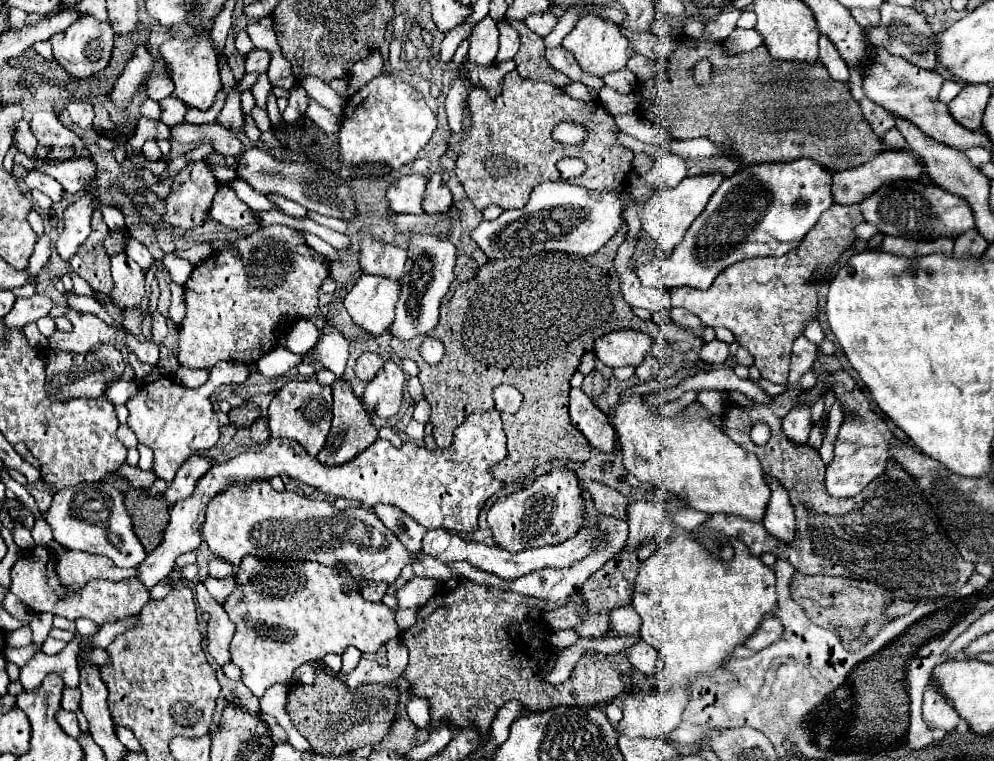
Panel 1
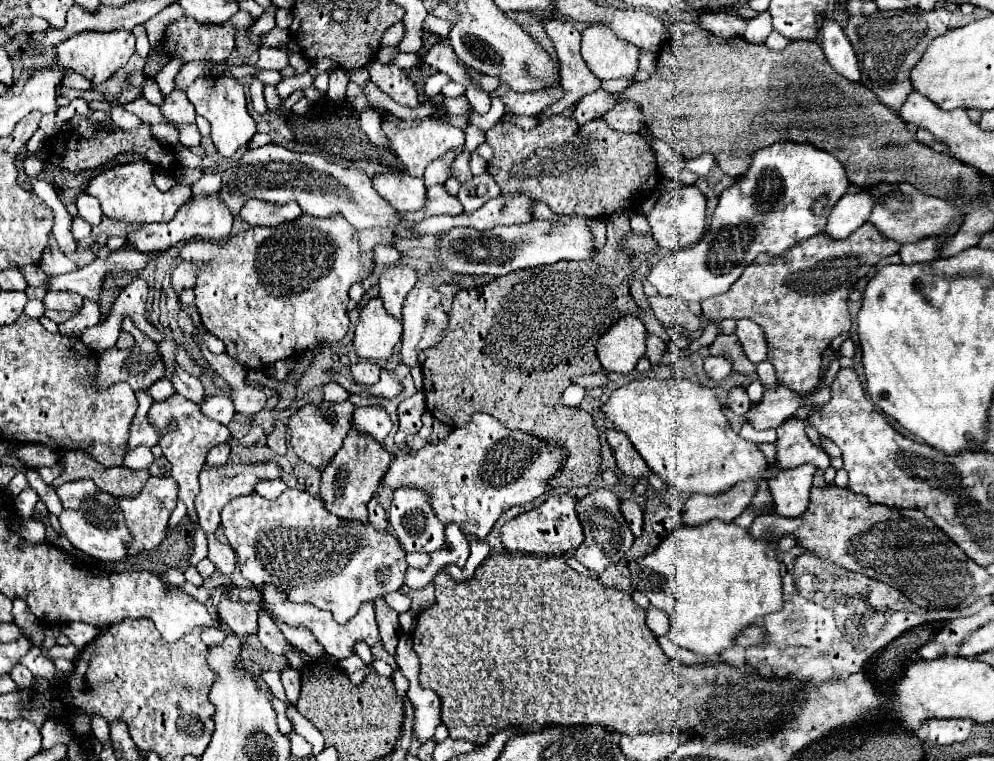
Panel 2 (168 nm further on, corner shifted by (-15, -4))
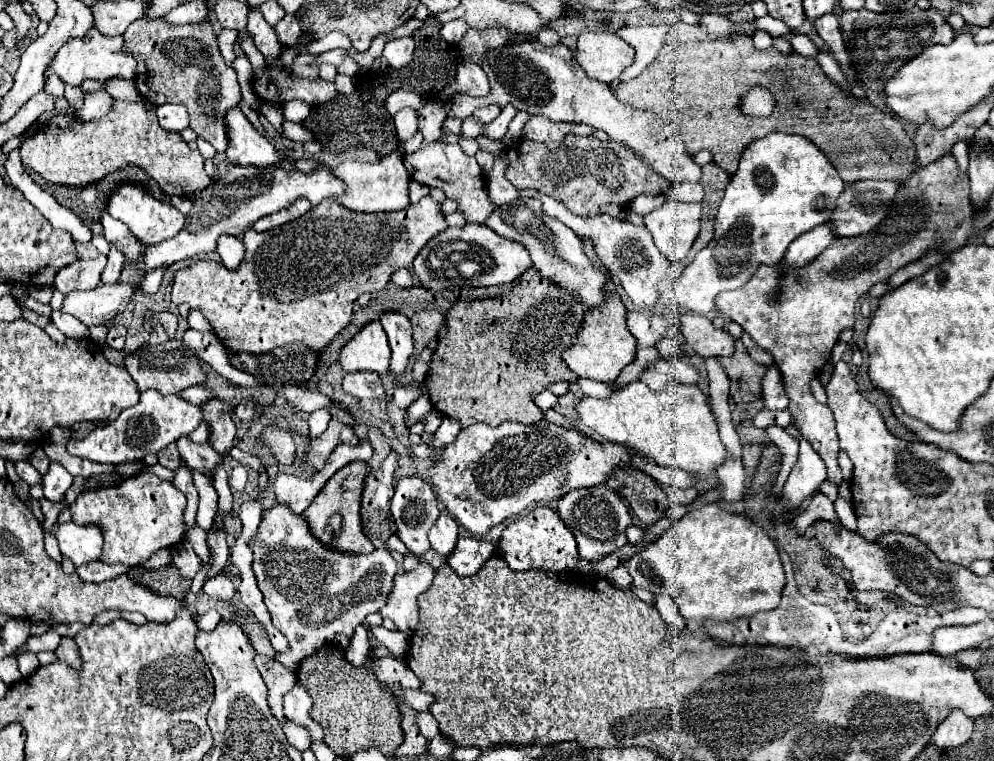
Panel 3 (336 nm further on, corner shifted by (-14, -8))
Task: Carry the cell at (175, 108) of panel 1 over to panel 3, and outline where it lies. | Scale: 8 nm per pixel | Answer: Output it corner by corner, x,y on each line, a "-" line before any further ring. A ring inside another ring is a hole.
165,103
157,107
157,119
159,125
167,131
183,131
189,127
189,113
183,105
173,105
173,103

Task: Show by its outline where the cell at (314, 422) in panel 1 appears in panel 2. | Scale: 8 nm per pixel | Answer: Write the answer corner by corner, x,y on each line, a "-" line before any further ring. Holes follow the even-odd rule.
342,401
342,403
320,403
316,407
314,405
306,405
306,407
298,409
290,417
290,423
288,423
288,427
292,431
294,453
304,463
308,463
312,467
324,465
342,447
342,441
344,441
344,437
350,431
352,413
354,413
354,405
350,401

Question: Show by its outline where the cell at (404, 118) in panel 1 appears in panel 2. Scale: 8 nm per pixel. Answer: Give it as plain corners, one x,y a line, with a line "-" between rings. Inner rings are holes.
430,117
422,119
420,125
414,129
396,129
392,123
384,123
382,129
390,137
390,149
400,157
400,161
406,165
412,177
422,177
426,165
446,155
448,151
456,151
456,155
464,153
464,131
458,127
450,127
450,125
440,125

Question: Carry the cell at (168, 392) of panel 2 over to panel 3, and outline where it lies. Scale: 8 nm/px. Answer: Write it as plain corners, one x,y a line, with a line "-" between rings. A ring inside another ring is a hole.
187,387
187,389
183,389
183,391
179,391
179,397
183,397
185,401
191,401
191,403
195,403
195,405
199,405
199,401
205,401
207,397
215,397
211,391
207,391
207,389
203,389
203,387

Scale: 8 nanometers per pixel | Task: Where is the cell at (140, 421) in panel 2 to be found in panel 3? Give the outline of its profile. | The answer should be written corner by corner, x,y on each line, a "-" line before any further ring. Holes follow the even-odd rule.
155,389
141,393
135,407
125,409
111,425
97,427
85,439
71,439
67,451
77,457
85,457
97,463
129,463
139,461
149,453
159,453
181,435
189,435
199,425
199,407
183,401
179,395
161,395

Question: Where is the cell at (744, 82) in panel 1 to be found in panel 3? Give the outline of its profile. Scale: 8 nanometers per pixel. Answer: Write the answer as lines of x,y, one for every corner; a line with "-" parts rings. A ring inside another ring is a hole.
697,25
681,27
667,37
659,55
639,77
619,83
613,93
615,97
621,95
623,103
631,105
637,111
661,115
665,123
675,125
681,141
685,141
689,155
695,155
701,149
709,149
713,153
713,161
729,175
735,173
743,149
773,131
807,137
827,155
845,183
855,183
861,179
889,179
903,183
911,177
911,173
917,171
917,153
913,139
905,133
903,123
895,113
879,109
869,99
859,101
855,95
845,93
825,75
825,71
813,57
805,57
797,51
781,53
775,47
759,51
753,47
751,37
745,35
711,39
711,35
707,35
-
751,85
763,85
775,97
775,109
769,117
751,117
741,111
741,101
747,97

